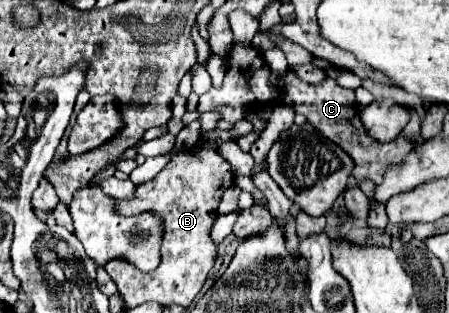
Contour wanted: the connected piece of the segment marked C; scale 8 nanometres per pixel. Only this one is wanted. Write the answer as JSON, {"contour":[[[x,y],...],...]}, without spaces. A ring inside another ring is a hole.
{"contour":[[[288,72],[280,78],[280,86],[286,94],[290,94],[294,98],[296,114],[306,116],[306,120],[312,126],[316,126],[334,144],[342,146],[342,150],[346,150],[346,154],[350,154],[350,158],[354,158],[352,178],[356,178],[358,184],[362,180],[372,180],[374,184],[382,182],[382,174],[384,174],[386,166],[402,162],[404,156],[412,150],[412,142],[408,138],[404,138],[402,134],[398,138],[394,138],[394,142],[388,142],[388,144],[382,144],[382,142],[376,142],[374,138],[370,138],[370,134],[366,134],[366,130],[360,122],[354,90],[340,88],[336,84],[336,80],[332,80],[332,78],[326,78],[324,82],[318,82],[318,84],[308,84],[308,82],[300,80],[298,76],[294,76],[292,72]]]}

